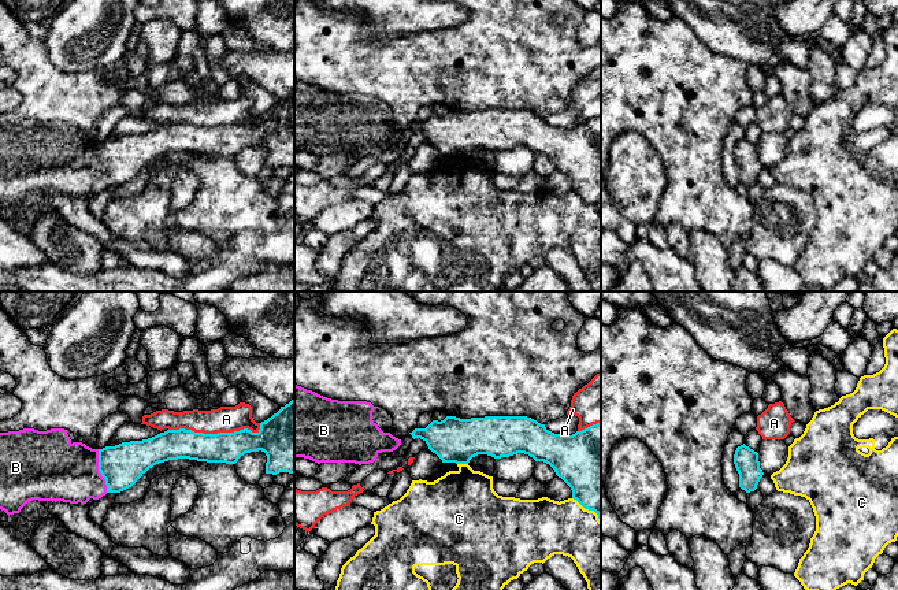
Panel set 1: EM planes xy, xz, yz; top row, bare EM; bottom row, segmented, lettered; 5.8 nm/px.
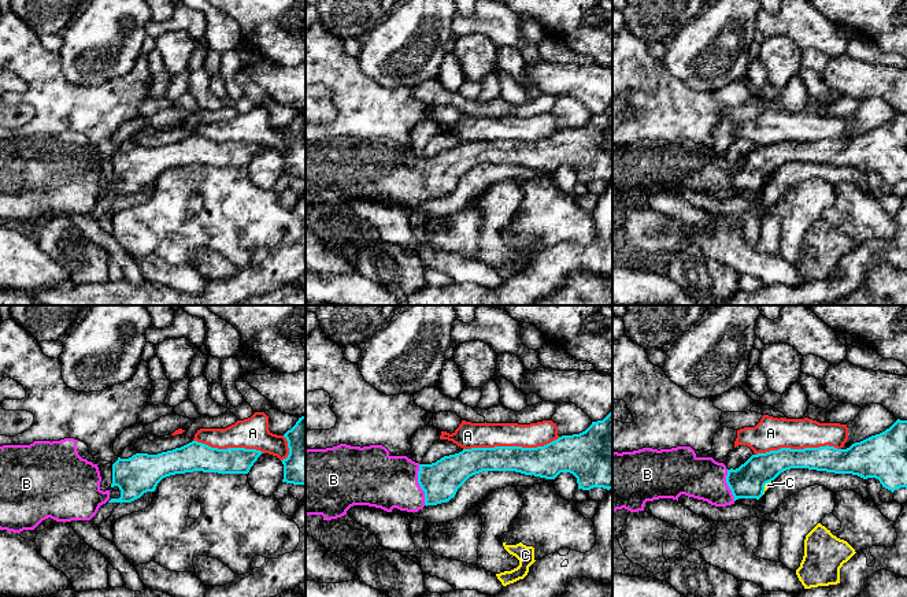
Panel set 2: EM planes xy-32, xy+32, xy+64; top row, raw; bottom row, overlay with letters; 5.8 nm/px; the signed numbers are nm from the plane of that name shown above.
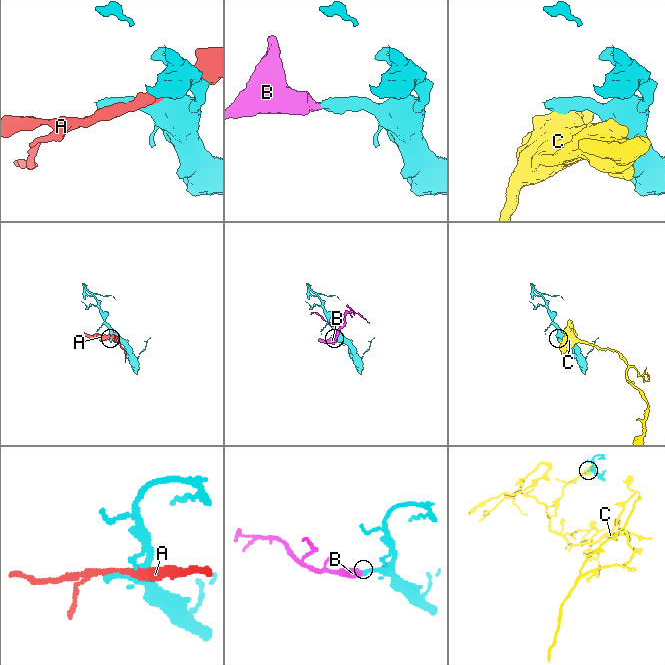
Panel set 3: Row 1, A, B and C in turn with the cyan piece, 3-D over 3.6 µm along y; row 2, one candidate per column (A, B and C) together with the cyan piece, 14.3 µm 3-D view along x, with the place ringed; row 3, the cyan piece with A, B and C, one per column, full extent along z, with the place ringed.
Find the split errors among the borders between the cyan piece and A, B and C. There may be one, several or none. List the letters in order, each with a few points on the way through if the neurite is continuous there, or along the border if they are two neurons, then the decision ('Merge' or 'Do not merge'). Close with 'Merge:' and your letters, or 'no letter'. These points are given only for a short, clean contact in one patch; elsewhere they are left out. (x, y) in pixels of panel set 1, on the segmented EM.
A: Do not merge
B: Path across: xy (121, 466), (112, 470), (99, 470), (56, 470). Merge
C: Do not merge
Merge: B

